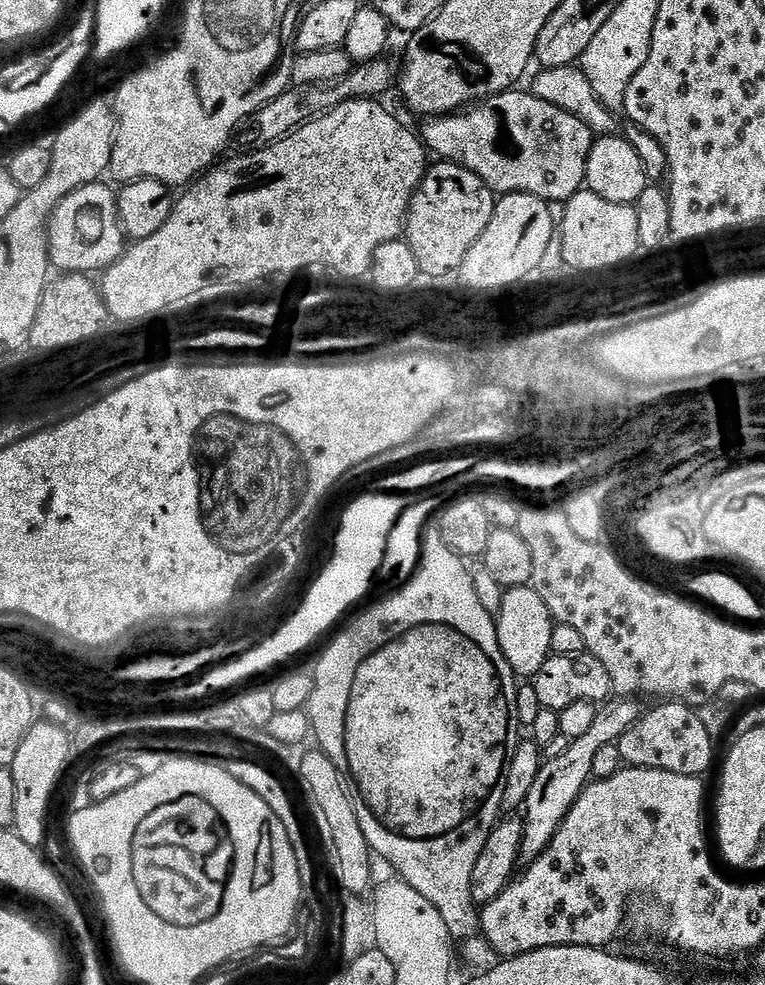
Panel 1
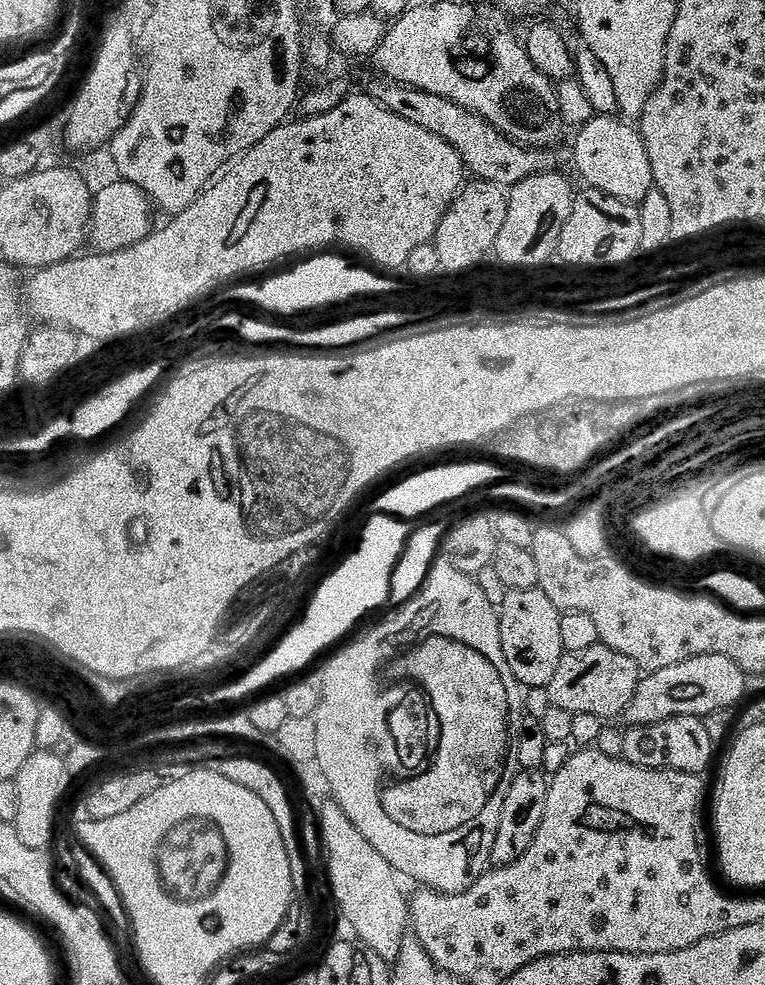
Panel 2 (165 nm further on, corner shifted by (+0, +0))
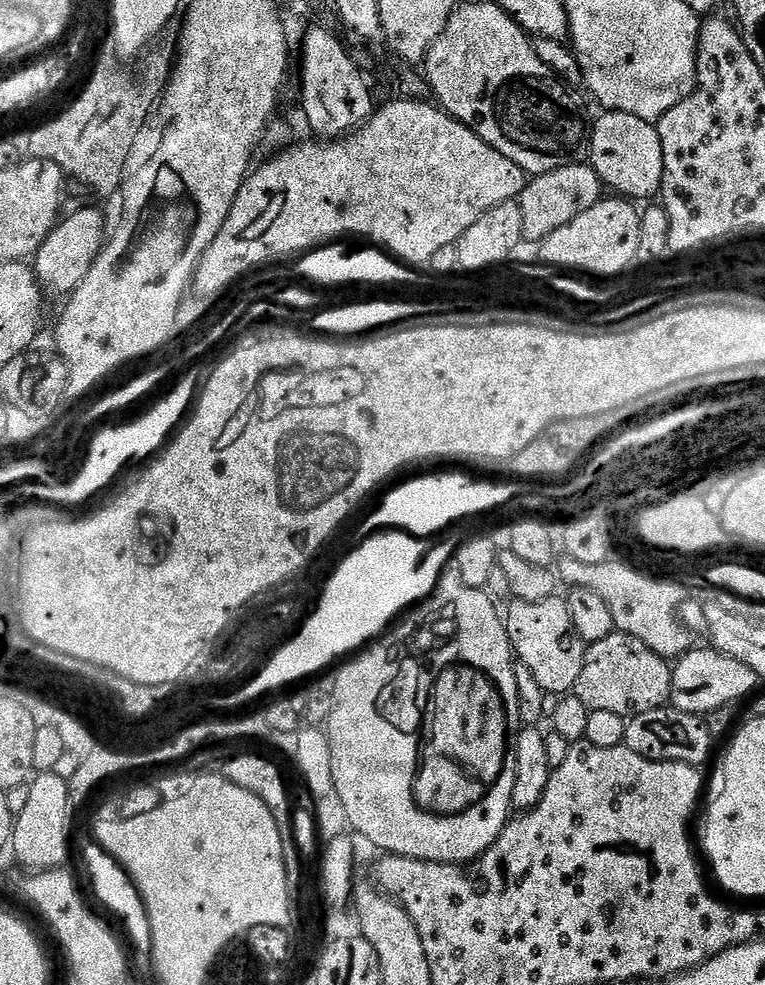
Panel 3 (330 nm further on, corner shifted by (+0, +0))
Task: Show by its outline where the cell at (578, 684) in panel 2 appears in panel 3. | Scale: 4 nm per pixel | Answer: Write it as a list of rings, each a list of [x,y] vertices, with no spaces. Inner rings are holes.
[[[614,630],[609,636],[602,638],[602,642],[587,645],[574,695],[589,712],[607,710],[610,714],[631,718],[638,714],[646,714],[646,710],[663,708],[669,703],[672,694],[672,670],[673,665],[664,657],[654,654],[654,650],[646,646],[646,642],[638,642],[638,638],[630,634]]]

